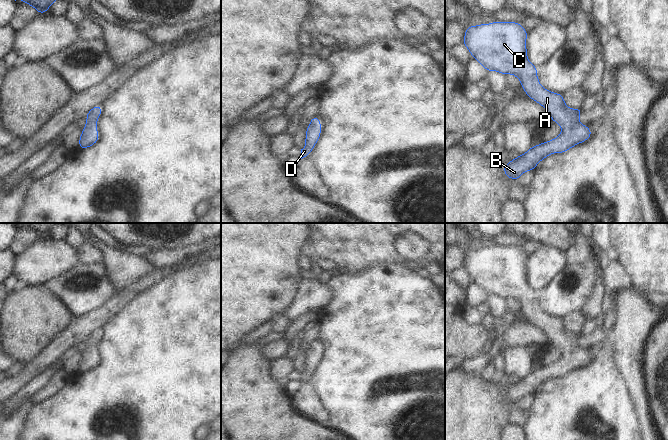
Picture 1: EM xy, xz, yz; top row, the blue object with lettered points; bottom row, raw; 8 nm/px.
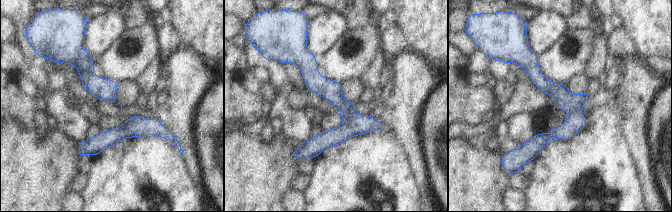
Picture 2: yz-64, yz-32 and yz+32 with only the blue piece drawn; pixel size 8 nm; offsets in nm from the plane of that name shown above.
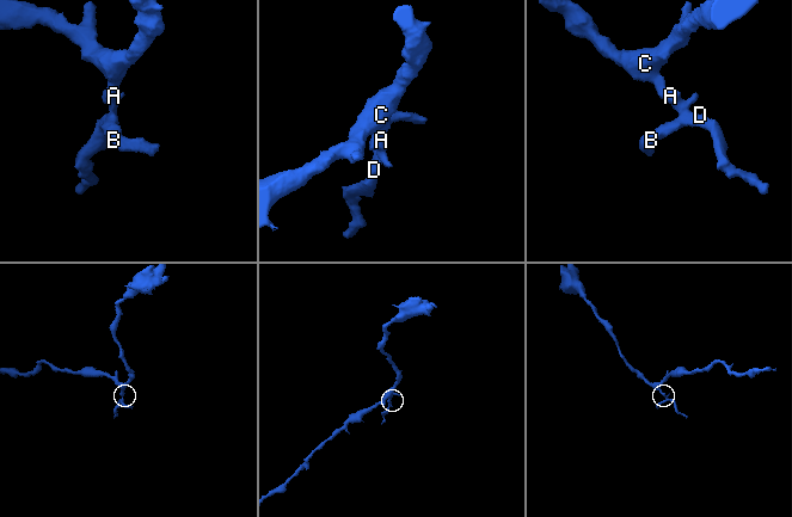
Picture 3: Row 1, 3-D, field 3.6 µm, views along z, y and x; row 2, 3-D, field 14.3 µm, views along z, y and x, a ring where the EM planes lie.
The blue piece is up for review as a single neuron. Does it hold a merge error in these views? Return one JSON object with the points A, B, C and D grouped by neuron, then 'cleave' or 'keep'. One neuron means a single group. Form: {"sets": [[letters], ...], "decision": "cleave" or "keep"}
{"sets": [["A", "B", "C", "D"]], "decision": "keep"}

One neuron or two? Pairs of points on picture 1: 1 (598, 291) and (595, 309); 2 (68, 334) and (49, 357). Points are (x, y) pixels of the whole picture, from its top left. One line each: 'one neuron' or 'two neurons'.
1: one neuron
2: one neuron

